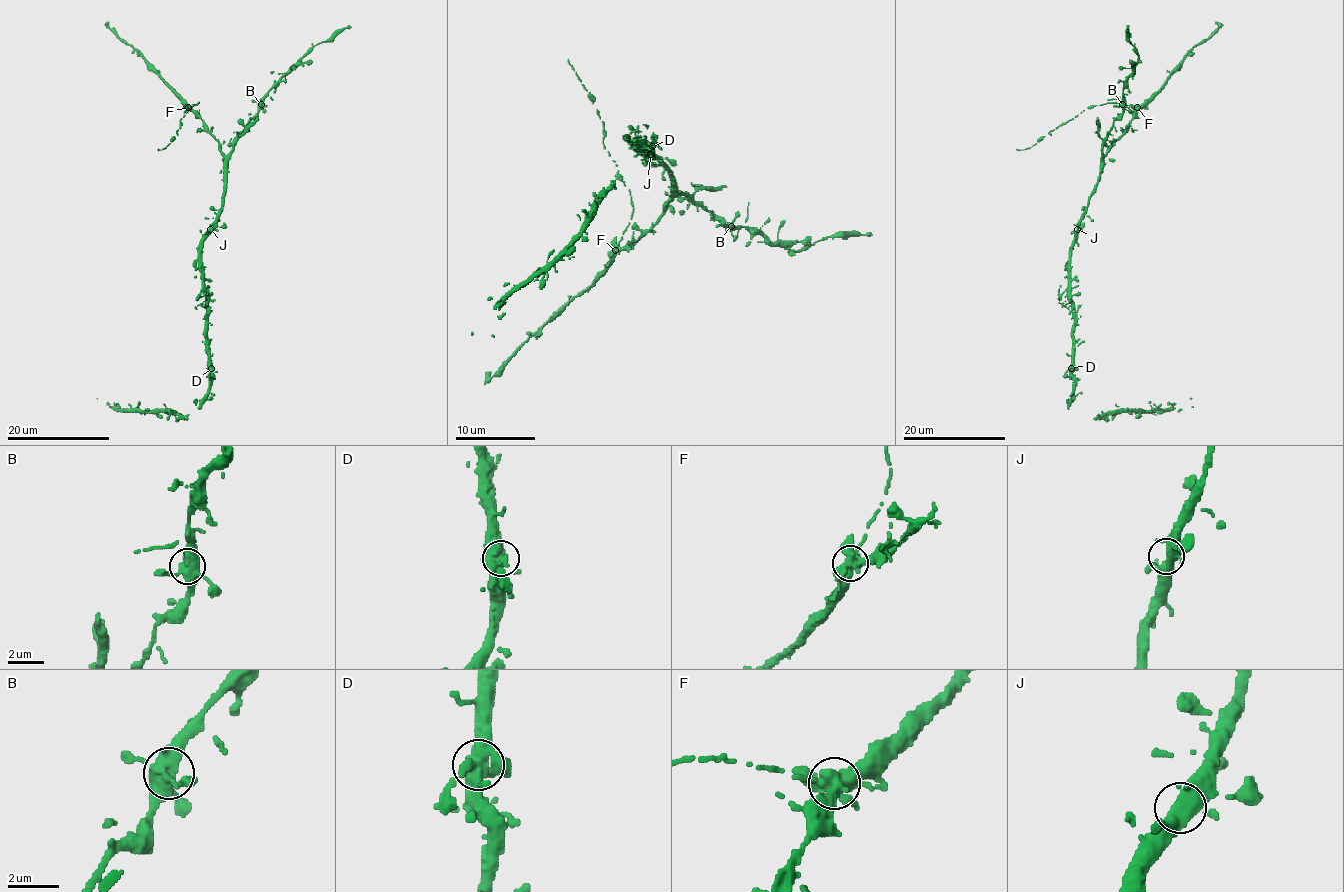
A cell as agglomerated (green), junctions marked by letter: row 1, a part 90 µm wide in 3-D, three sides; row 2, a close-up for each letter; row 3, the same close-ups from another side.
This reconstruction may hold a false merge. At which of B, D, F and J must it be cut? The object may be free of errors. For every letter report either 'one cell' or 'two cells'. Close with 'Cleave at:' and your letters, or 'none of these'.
B: one cell
D: one cell
F: two cells
J: one cell
Cleave at: F

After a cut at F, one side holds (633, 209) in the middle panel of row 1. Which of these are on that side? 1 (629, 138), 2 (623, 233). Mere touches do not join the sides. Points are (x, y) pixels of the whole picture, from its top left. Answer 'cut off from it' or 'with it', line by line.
1: cut off from it
2: with it

